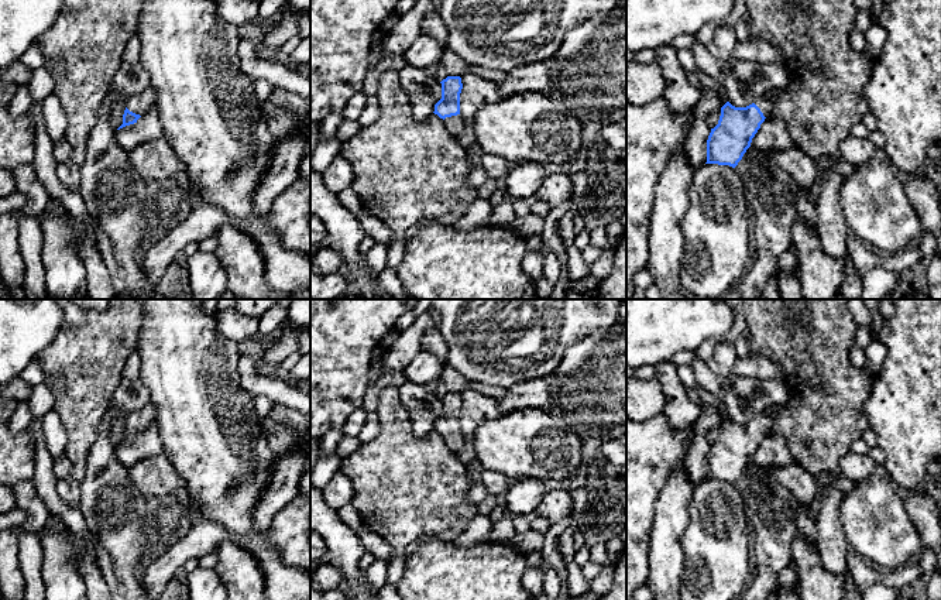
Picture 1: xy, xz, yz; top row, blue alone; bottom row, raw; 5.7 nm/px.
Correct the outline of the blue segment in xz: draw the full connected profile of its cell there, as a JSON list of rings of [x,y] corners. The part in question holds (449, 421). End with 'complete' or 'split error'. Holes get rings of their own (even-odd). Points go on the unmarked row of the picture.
[[[447,392],[440,400],[442,415],[435,421],[433,429],[443,436],[451,452],[457,452],[464,448],[464,435],[460,431],[461,394]]] | split error

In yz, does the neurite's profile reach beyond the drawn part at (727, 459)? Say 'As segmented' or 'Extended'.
Extended

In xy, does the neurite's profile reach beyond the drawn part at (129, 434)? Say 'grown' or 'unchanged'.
grown

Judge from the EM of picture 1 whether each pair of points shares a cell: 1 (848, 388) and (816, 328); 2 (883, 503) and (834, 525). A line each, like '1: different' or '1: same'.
1: same
2: different

